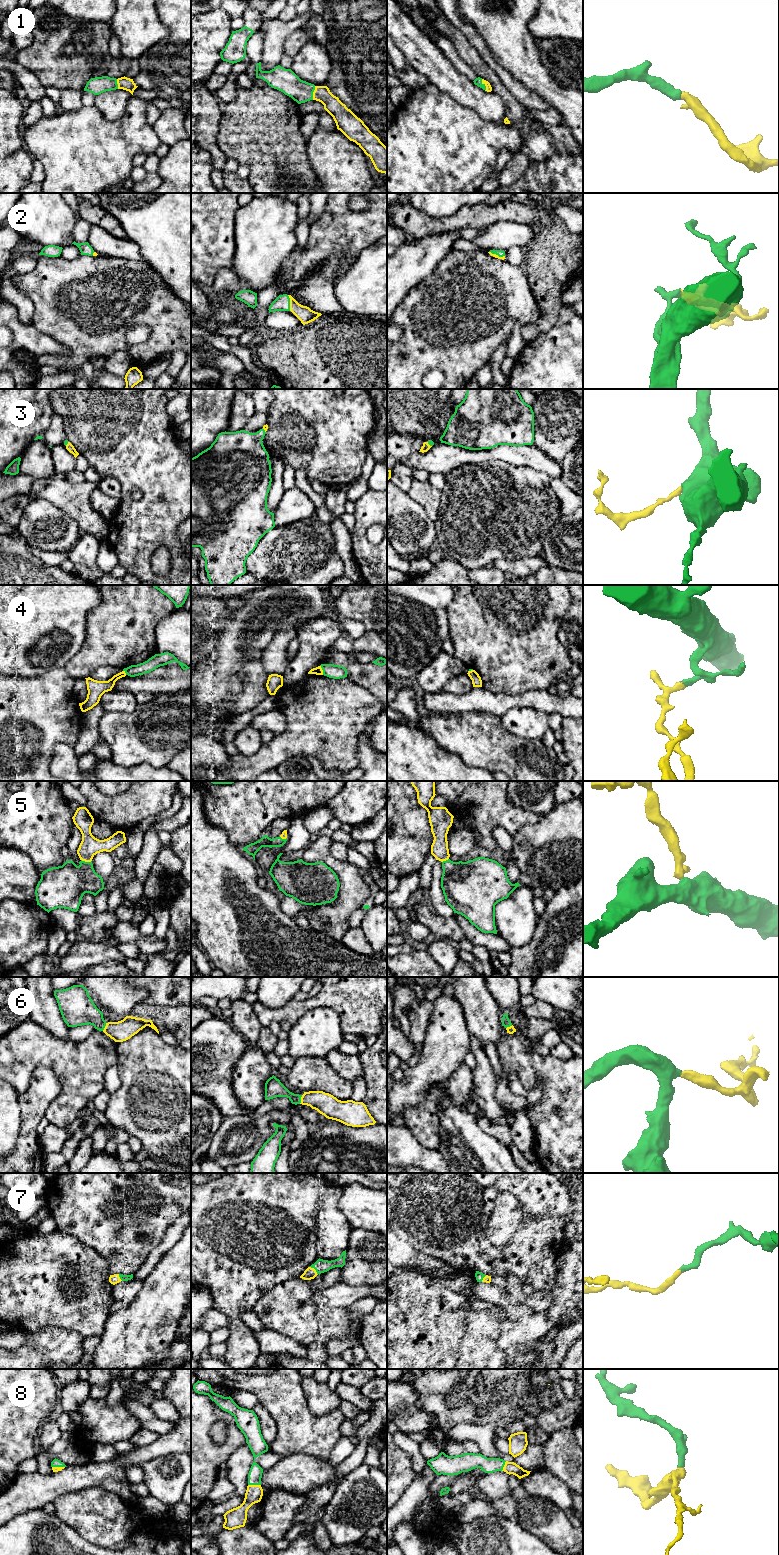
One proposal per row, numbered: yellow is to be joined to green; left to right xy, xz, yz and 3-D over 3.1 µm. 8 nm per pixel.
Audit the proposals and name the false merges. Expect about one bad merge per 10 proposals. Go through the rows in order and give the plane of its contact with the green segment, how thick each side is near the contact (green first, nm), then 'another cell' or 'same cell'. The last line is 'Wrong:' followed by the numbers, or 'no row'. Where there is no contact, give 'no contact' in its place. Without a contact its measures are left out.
1: xz | 190/140 nm | same cell
2: xz | 130/120 nm | same cell
3: yz | 50/60 nm | same cell
4: xz | 110/70 nm | another cell
5: xy | 320/160 nm | same cell
6: xz | 150/180 nm | same cell
7: xz | 110/100 nm | same cell
8: xz | 110/140 nm | same cell
Wrong: 4

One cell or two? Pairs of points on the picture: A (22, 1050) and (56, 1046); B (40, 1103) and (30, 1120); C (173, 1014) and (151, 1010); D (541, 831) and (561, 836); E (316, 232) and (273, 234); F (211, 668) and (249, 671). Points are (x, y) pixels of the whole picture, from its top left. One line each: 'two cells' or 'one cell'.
A: one cell
B: one cell
C: one cell
D: one cell
E: two cells
F: two cells

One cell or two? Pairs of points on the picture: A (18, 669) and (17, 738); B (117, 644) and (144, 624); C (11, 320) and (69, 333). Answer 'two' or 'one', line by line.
A: two
B: one
C: two

